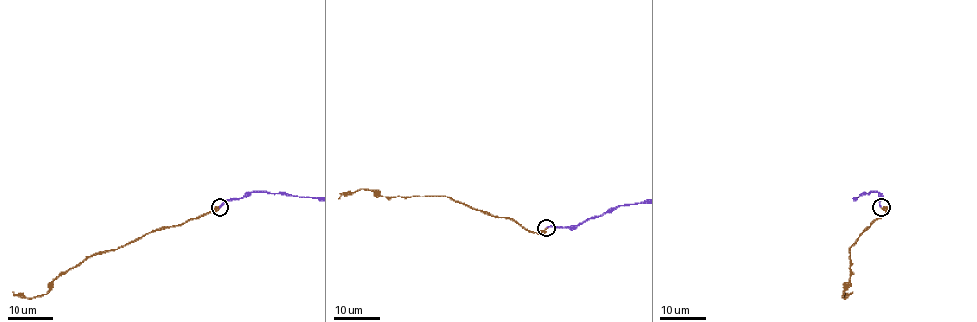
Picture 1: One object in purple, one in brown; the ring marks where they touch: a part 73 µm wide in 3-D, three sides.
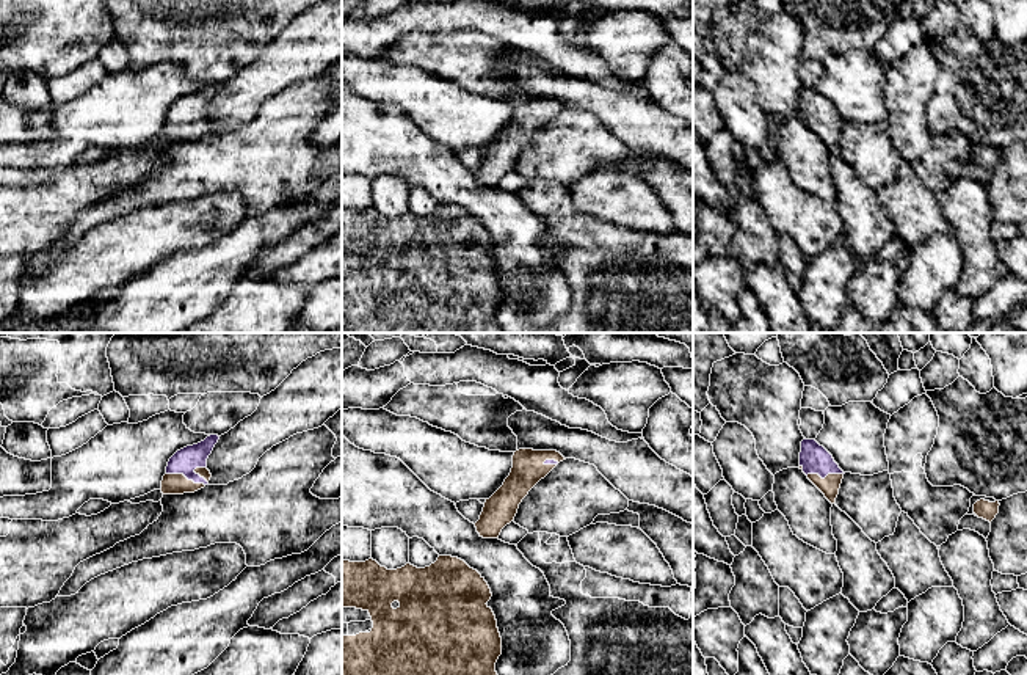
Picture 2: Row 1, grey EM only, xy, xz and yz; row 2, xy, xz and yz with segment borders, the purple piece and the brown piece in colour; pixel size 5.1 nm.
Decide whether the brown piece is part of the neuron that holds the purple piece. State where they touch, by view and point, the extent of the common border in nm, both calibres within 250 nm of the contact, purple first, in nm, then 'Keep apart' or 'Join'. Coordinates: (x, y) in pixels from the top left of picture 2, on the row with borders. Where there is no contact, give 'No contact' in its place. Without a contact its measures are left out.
Touches purple at xy (185, 476). Shared border 220 nm. Thickness 130 nm (purple) against 110 nm. Join

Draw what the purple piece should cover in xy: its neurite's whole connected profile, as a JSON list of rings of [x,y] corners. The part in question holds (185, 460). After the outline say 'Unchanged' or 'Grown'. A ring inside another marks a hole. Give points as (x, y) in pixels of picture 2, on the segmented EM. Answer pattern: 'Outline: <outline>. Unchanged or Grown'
Outline: [[[210,435],[198,444],[177,451],[168,462],[166,474],[161,480],[161,493],[194,493],[209,485],[212,474],[207,469],[207,458],[218,440],[218,435]]]. Grown

